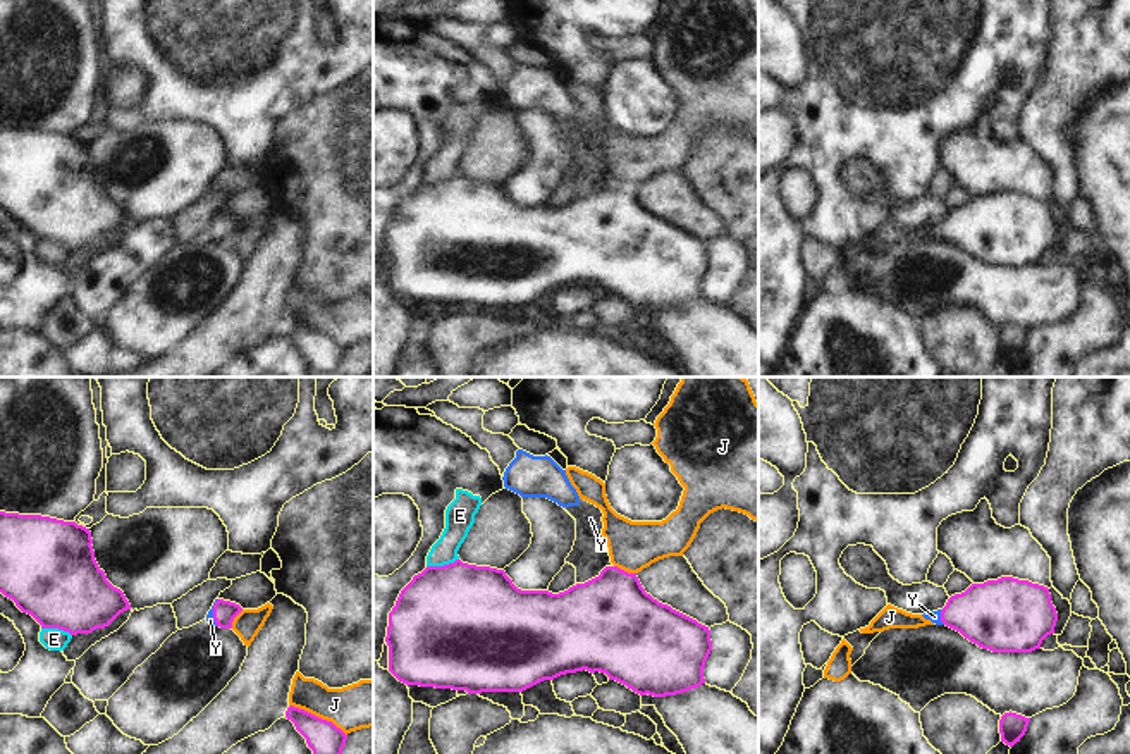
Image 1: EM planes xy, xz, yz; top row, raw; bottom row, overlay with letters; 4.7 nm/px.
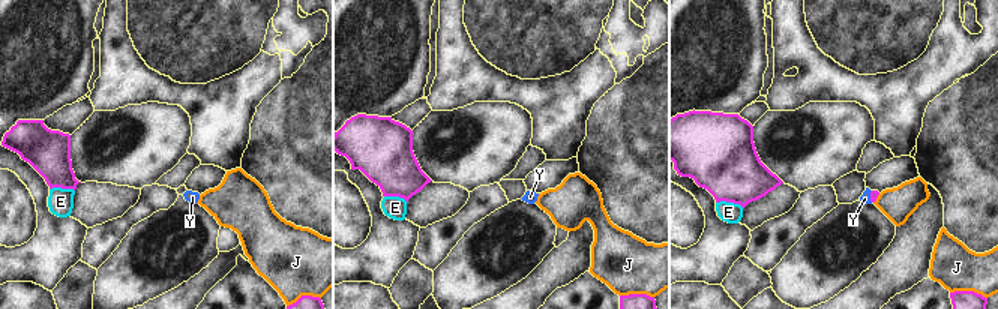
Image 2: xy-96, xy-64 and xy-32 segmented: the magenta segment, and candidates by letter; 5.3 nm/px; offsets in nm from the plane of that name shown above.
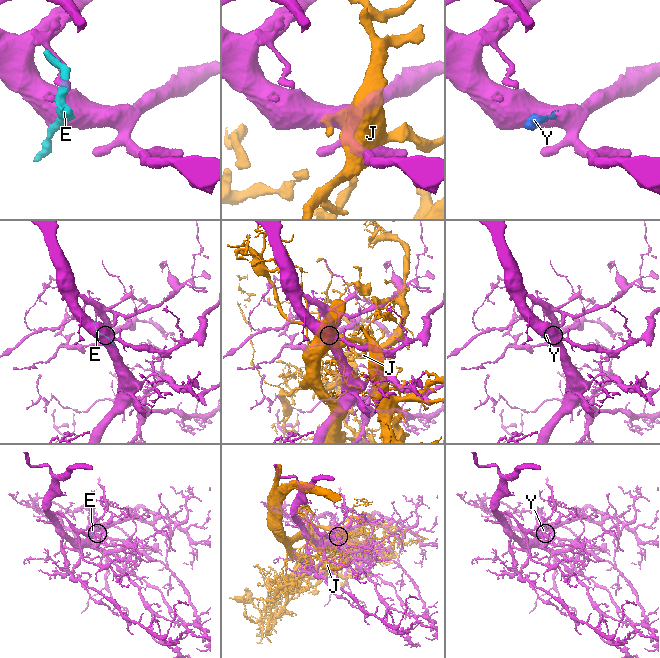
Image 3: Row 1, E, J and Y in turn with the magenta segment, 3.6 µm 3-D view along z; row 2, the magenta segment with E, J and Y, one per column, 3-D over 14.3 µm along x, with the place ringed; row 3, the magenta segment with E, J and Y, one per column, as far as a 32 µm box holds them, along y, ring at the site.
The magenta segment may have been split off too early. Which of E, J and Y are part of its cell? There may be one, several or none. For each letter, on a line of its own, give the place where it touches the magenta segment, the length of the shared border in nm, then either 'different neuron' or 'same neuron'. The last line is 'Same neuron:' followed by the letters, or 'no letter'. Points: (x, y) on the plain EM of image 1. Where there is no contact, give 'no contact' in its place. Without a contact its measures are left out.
E: meets magenta in xz at (444, 179); contact 160 nm long; different neuron
J: meets magenta in xy at (317, 331); contact 300 nm long; different neuron
Y: meets magenta in yz at (941, 231); contact 70 nm long; same neuron
Same neuron: Y

